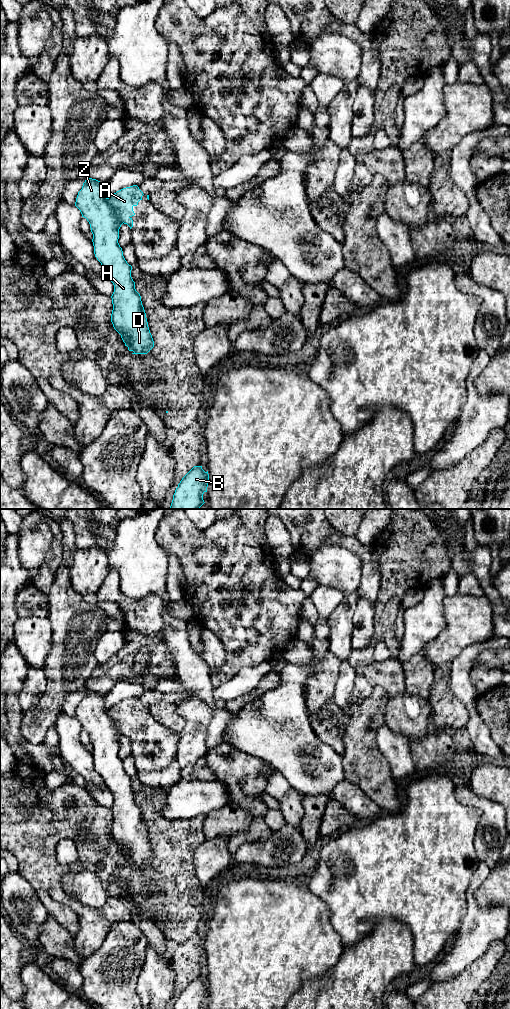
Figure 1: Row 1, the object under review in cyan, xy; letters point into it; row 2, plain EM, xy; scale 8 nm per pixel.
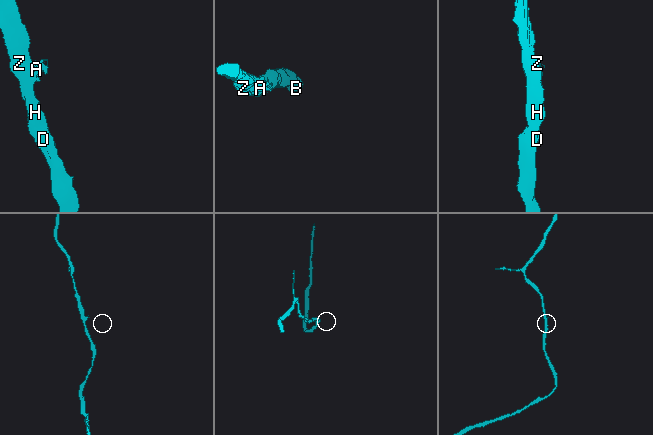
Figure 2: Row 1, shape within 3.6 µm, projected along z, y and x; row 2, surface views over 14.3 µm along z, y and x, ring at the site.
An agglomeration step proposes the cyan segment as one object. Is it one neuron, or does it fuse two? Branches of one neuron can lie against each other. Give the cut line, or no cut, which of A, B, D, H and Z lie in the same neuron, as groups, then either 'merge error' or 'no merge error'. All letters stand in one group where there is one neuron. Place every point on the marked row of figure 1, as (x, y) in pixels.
xy (107, 198), (123, 222) | A / B D H Z | merge error

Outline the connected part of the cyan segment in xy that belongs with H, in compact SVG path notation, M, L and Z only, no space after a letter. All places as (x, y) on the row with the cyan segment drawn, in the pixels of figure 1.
M87 178L78 192L75 206L90 224L95 257L114 285L111 296L113 327L132 354L147 354L154 347L154 341L141 296L131 277L132 266L125 260L118 243L123 222L105 197L105 184Z

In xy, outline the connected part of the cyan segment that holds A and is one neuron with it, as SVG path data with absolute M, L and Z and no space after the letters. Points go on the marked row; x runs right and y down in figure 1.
M137 185L123 188L108 198L112 208L119 214L121 221L130 229L133 227L132 216L135 215L133 207L142 200L143 192Z

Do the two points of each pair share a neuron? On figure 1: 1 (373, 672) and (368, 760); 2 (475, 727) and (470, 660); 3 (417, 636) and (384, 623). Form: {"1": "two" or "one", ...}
{"1": "one", "2": "one", "3": "two"}

